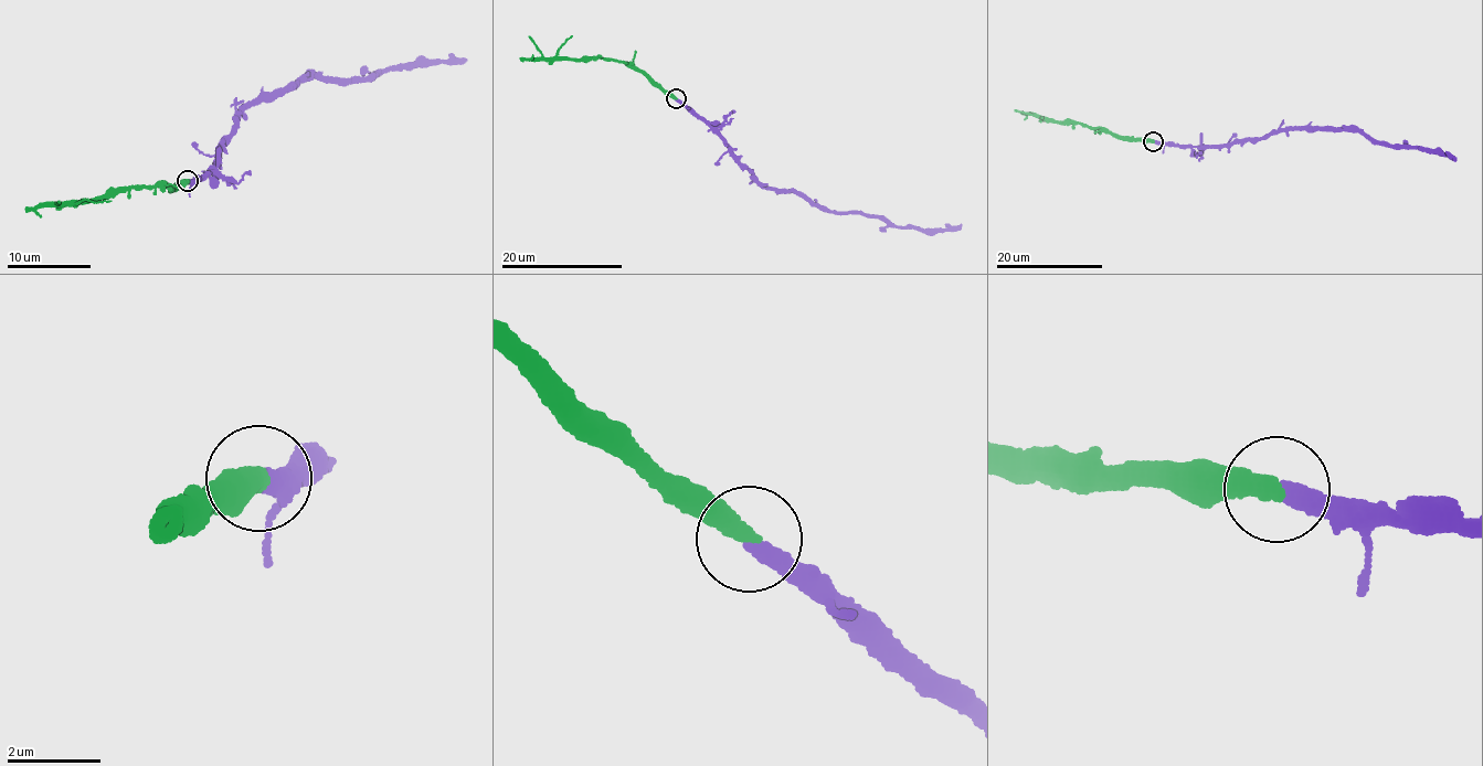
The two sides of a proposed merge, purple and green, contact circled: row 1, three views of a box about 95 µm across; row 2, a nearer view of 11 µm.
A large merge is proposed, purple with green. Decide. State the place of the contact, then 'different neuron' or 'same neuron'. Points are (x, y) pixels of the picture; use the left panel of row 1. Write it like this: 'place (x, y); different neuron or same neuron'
place (188, 181); same neuron

